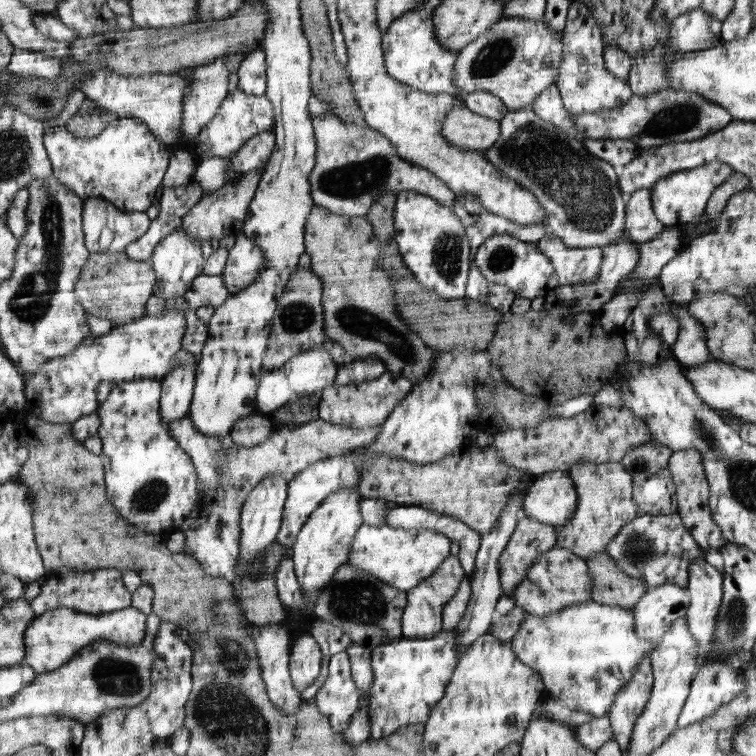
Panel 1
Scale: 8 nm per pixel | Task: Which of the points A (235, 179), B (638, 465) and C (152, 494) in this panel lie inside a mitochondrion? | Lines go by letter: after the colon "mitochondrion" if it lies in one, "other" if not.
A: other
B: mitochondrion
C: mitochondrion

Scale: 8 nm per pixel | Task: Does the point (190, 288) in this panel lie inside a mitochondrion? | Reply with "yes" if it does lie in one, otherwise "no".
no

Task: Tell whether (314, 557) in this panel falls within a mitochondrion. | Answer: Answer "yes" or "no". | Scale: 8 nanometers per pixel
no

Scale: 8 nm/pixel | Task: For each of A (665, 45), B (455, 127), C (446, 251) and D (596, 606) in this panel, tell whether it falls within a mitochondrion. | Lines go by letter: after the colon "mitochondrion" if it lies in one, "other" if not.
A: other
B: mitochondrion
C: mitochondrion
D: other

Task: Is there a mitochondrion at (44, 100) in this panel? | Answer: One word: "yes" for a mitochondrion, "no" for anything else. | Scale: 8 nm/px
yes

